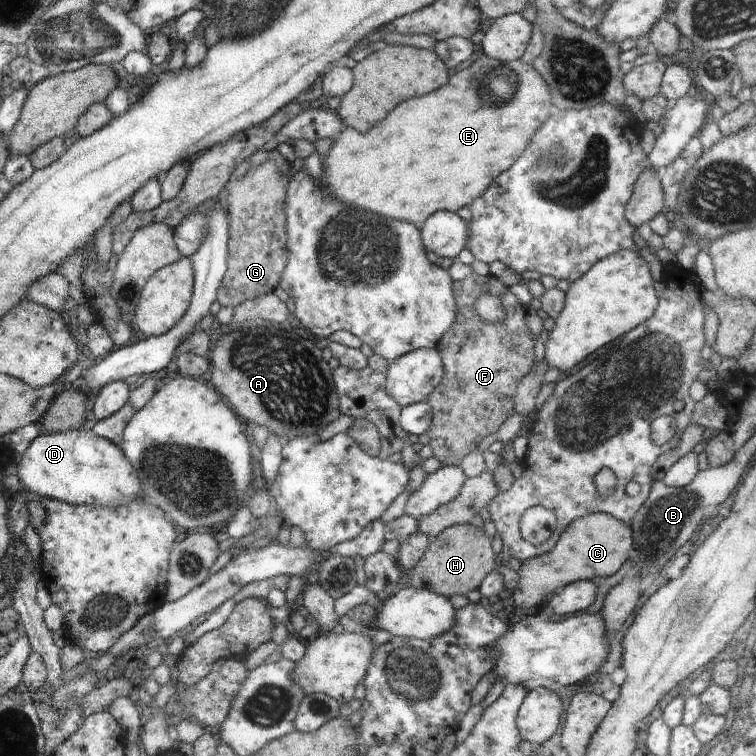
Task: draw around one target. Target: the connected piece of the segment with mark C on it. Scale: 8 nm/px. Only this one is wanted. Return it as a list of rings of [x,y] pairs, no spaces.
[[[590,513],[572,521],[566,530],[560,534],[554,548],[546,554],[522,563],[519,573],[519,585],[513,590],[514,606],[528,609],[542,604],[542,599],[551,594],[558,594],[567,584],[580,580],[598,580],[618,572],[633,548],[631,524],[620,522],[608,513]]]

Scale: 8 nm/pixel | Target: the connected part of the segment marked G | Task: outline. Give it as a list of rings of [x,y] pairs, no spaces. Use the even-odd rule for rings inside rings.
[[[260,149],[236,166],[226,190],[229,243],[226,276],[218,289],[220,306],[237,307],[255,296],[274,293],[288,264],[286,248],[286,190],[294,168],[277,149]]]

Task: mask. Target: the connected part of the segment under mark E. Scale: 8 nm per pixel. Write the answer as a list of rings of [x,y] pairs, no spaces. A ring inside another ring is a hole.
[[[483,54],[470,67],[451,71],[446,86],[401,102],[366,134],[345,126],[334,138],[326,159],[322,160],[327,187],[331,196],[344,204],[384,218],[412,222],[420,229],[434,212],[456,213],[484,194],[492,180],[520,158],[526,142],[532,140],[536,128],[540,130],[542,122],[550,116],[548,108],[548,84],[531,65],[522,60],[499,65],[495,59]]]

